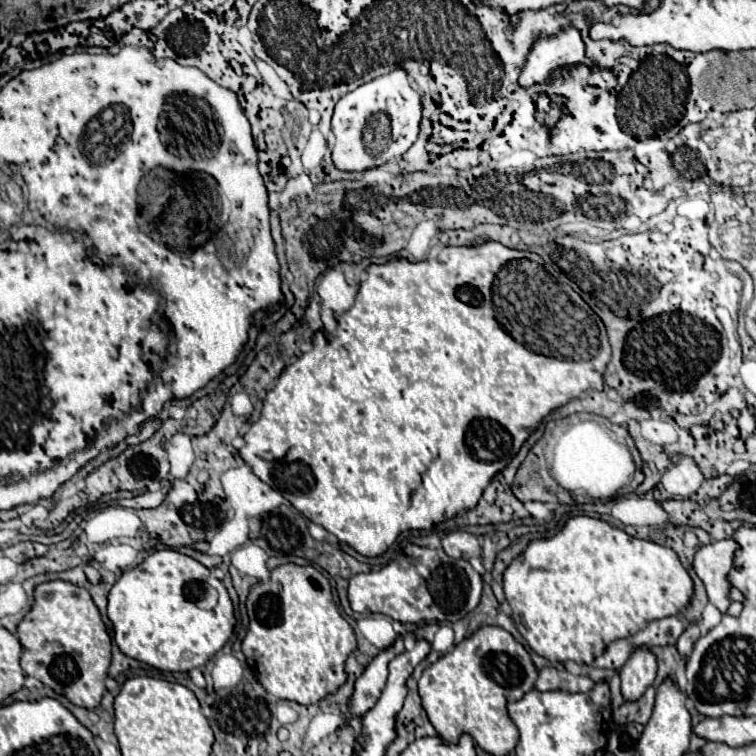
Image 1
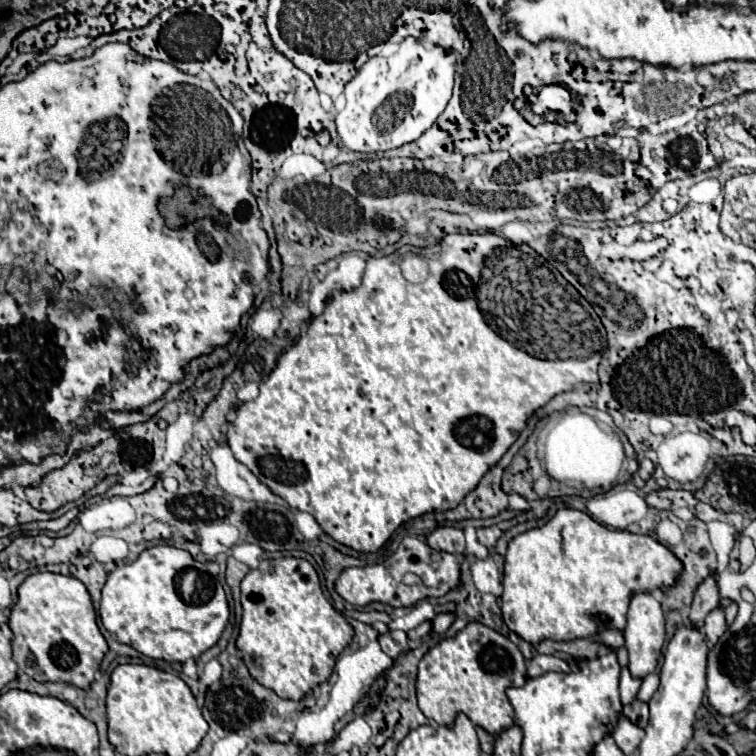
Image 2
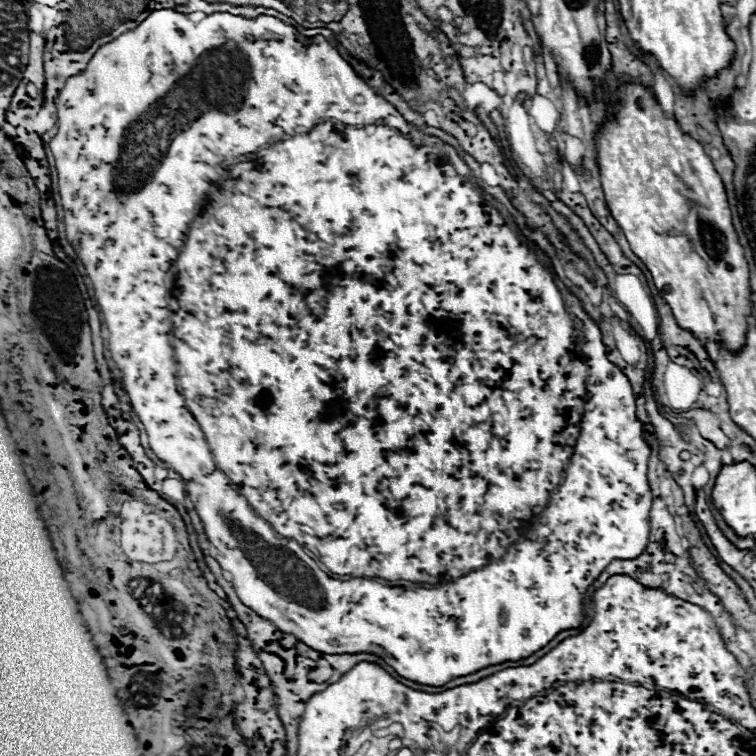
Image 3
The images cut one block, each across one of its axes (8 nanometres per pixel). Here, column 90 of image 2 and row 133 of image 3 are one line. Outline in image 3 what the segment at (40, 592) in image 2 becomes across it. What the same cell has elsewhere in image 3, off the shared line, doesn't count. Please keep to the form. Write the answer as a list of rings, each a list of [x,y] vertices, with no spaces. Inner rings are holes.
[[[630,82],[622,88],[622,94],[624,104],[618,102],[618,106],[608,106],[608,120],[604,122],[604,130],[596,136],[600,182],[608,208],[626,234],[632,252],[650,270],[654,284],[670,306],[678,326],[694,332],[702,344],[708,340],[716,344],[726,342],[728,350],[738,352],[746,346],[748,318],[752,318],[752,290],[748,262],[732,224],[732,212],[724,184],[704,148],[690,136],[682,134],[676,122],[666,118],[660,104],[646,88]],[[686,246],[694,248],[688,256],[688,260],[694,262],[692,266],[688,262],[688,268]]]

